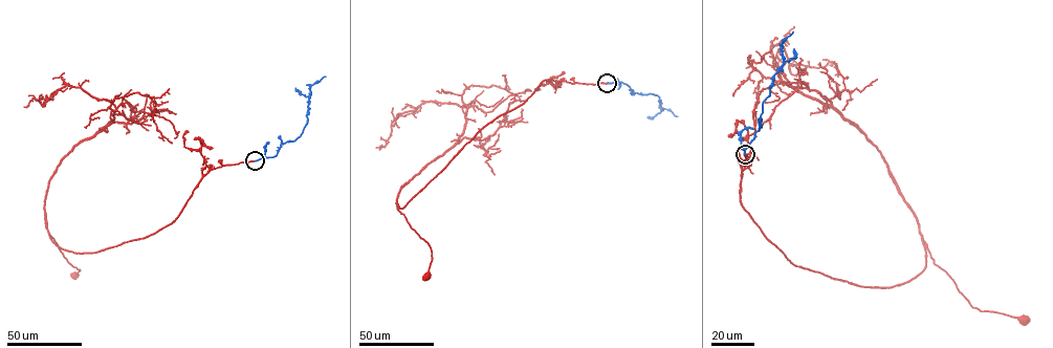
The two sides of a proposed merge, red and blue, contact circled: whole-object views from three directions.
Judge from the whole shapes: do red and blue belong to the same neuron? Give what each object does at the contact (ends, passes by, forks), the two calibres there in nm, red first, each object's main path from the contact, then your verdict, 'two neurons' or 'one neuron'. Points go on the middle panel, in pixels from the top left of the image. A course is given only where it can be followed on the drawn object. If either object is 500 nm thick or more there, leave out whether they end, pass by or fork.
red ends; blue ends; calibres 300 and 400 nm; course red (607, 83), (545, 80), (521, 105), (483, 127), (402, 209), (397, 205), (430, 246), (432, 261), (425, 277); course blue (607, 83), (621, 82), (634, 92), (657, 95), (661, 109), (670, 110), (678, 116); two neurons

